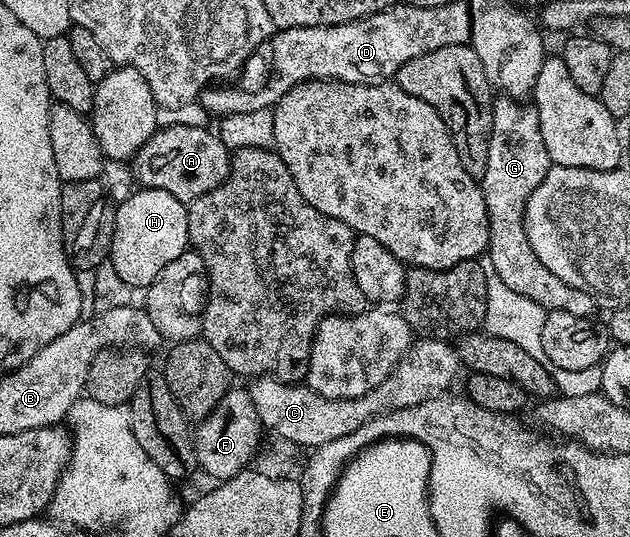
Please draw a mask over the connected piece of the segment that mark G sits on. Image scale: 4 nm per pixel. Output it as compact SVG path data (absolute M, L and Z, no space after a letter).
M497 96L493 100L493 123L489 137L487 152L487 168L479 179L483 192L483 204L487 204L487 224L489 225L488 265L511 288L511 292L519 292L519 296L527 296L527 300L535 300L548 312L571 312L571 316L594 317L595 299L592 294L579 288L571 288L539 256L535 256L535 248L531 248L531 240L527 240L525 231L525 209L527 200L539 184L543 184L543 176L547 176L550 168L547 144L543 144L543 136L539 128L537 107L514 100L508 96Z

